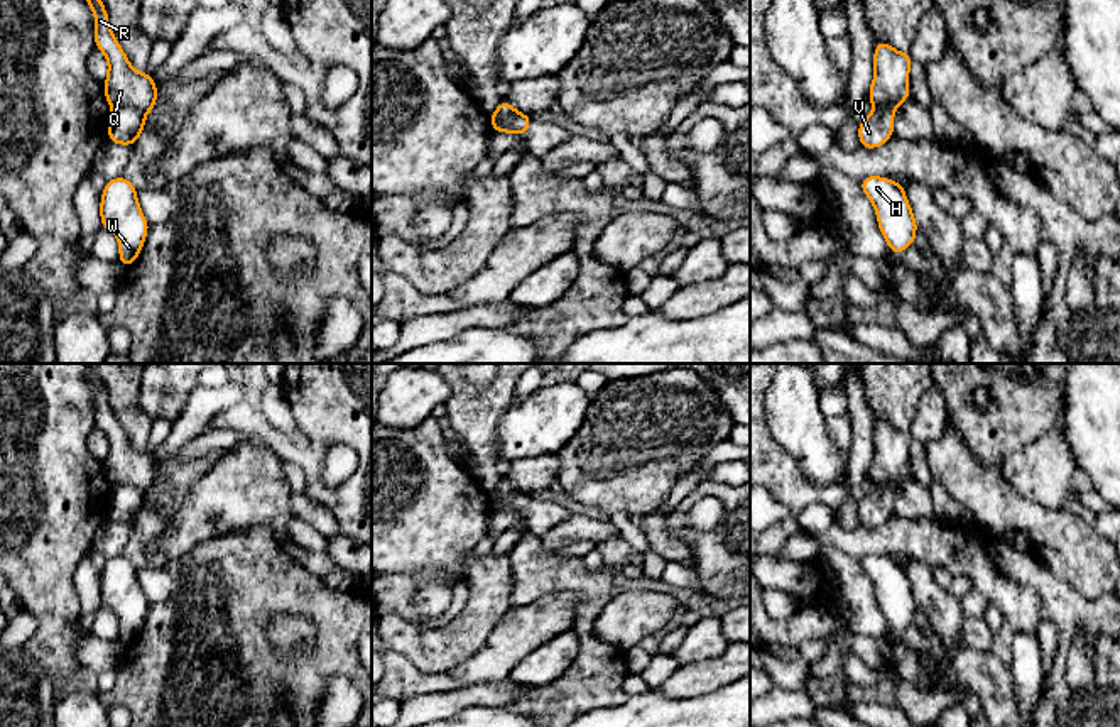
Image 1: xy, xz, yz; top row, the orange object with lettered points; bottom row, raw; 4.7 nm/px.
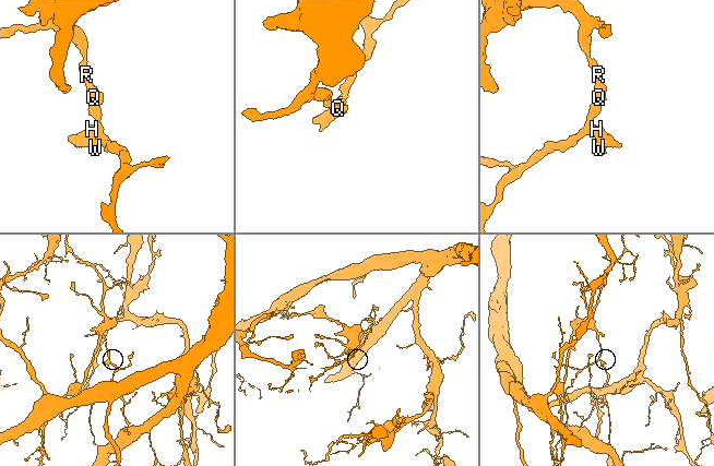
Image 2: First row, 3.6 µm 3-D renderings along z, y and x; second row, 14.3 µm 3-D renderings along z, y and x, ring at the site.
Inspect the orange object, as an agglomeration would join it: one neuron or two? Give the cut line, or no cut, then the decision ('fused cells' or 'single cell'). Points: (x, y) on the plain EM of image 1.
xy (114, 486), (132, 486), (144, 492) | fused cells

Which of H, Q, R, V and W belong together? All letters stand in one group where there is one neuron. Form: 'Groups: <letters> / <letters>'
Groups: H V W / Q R

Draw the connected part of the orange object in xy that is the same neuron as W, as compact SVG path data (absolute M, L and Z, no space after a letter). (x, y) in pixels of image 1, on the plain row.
M120 555L108 558L100 582L101 605L117 614L120 620L118 641L127 648L139 636L149 600L142 593L137 568Z

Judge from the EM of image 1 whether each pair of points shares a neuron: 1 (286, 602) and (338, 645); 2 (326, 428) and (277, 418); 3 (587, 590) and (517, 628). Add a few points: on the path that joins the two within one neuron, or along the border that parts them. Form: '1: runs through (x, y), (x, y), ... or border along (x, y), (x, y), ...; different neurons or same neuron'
1: runs through (301, 602), (306, 602), (333, 629); same neuron
2: border along (279, 386), (293, 421), (308, 438), (306, 448); different neurons
3: border along (539, 597), (575, 594), (573, 628); different neurons

